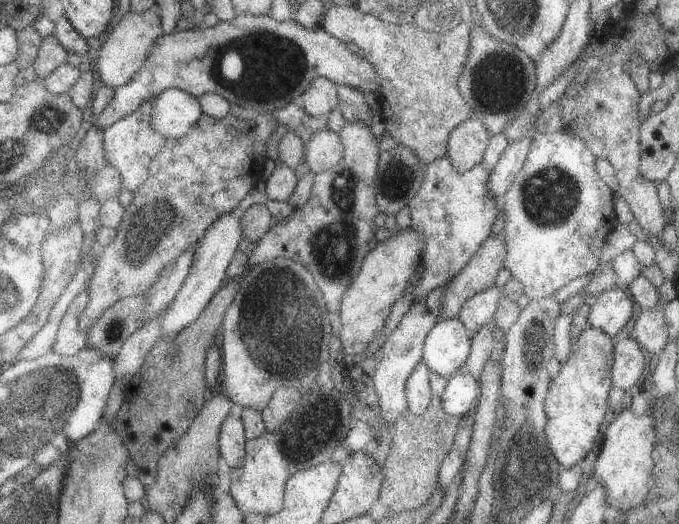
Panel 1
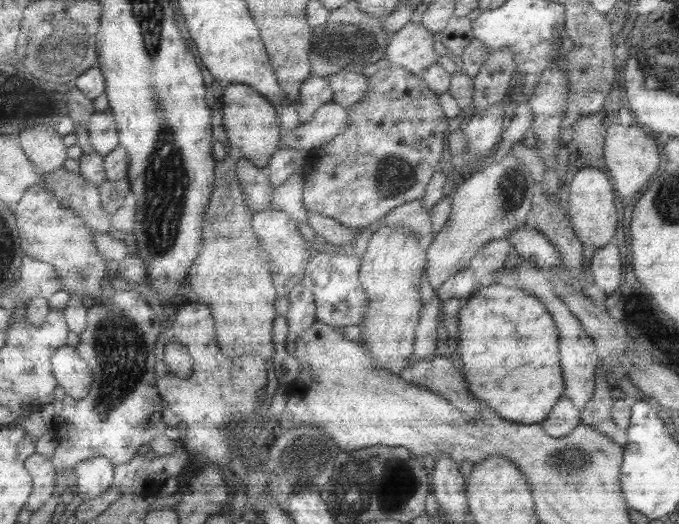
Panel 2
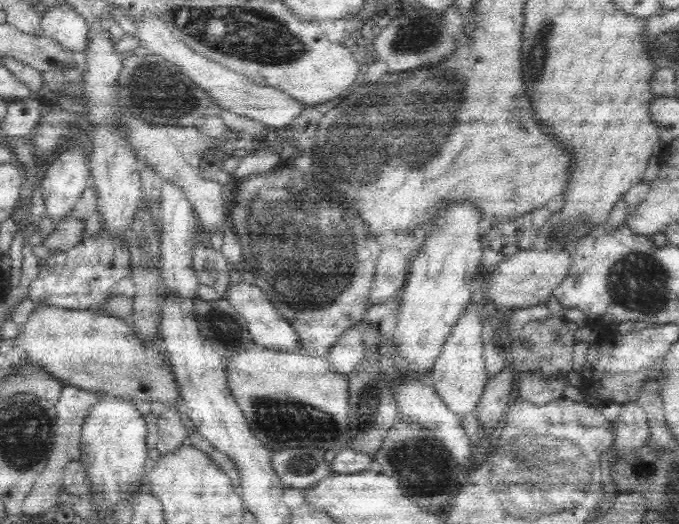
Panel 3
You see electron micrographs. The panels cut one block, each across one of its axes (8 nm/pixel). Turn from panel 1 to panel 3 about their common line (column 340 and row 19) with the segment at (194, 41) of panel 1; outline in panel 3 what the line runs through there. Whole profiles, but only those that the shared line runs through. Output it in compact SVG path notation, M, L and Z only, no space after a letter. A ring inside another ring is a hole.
M56 4L42 16L44 36L54 38L64 50L72 54L84 54L88 50L90 26L86 20L72 10L70 4Z

